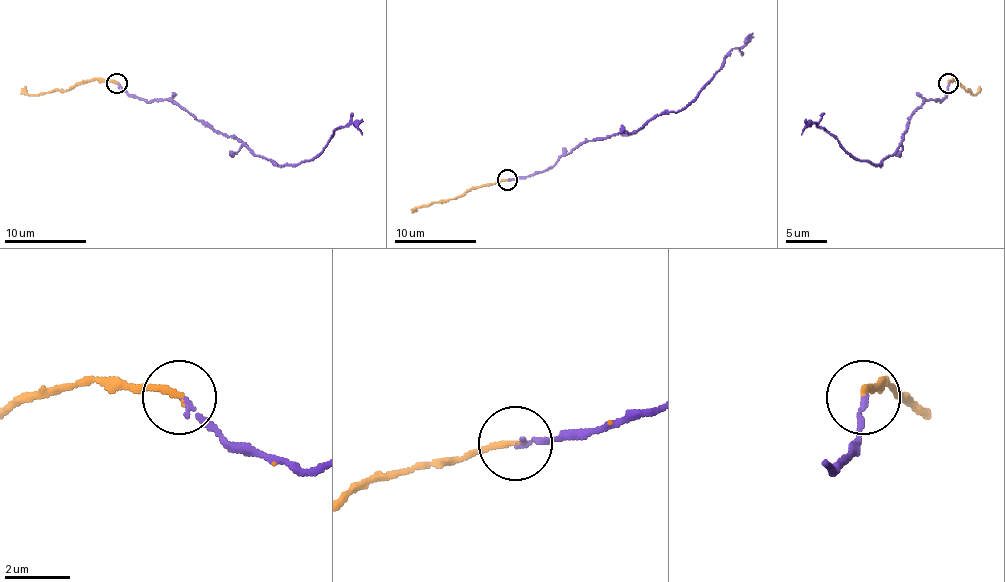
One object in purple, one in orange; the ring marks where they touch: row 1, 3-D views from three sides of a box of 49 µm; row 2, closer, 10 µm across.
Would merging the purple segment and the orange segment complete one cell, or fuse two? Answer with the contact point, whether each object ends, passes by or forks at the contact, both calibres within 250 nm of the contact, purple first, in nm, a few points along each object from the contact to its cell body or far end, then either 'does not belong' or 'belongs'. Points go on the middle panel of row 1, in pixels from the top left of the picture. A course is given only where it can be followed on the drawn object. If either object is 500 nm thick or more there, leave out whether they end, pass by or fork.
at (507, 179); purple ends there; orange ends there; 170 nm thick on the purple side, 180 nm on the other; purple runs (507, 180), (544, 172), (587, 141), (636, 133), (660, 114), (679, 112), (726, 57), (753, 32); orange runs (507, 180), (472, 186), (457, 196), (423, 204), (414, 211); belongs

